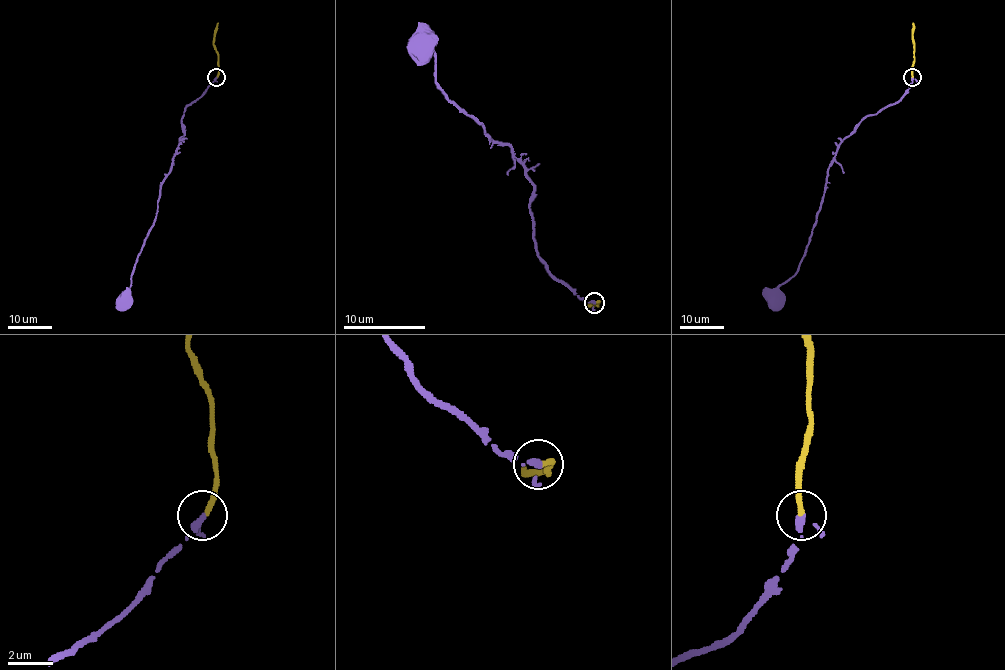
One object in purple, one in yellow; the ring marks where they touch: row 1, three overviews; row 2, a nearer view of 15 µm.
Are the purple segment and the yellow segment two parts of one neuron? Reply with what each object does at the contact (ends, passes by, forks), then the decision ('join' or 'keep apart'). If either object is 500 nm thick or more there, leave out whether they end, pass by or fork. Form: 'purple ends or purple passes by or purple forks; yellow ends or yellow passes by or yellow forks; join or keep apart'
purple passes by; yellow ends; join

